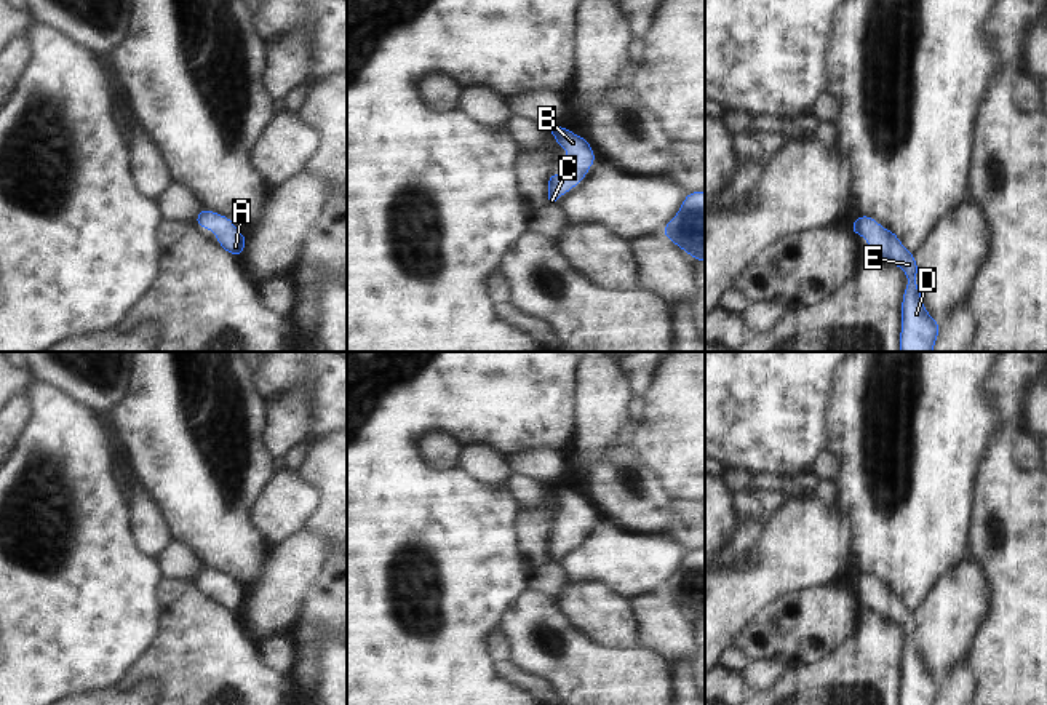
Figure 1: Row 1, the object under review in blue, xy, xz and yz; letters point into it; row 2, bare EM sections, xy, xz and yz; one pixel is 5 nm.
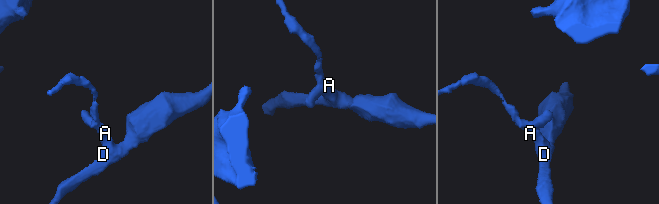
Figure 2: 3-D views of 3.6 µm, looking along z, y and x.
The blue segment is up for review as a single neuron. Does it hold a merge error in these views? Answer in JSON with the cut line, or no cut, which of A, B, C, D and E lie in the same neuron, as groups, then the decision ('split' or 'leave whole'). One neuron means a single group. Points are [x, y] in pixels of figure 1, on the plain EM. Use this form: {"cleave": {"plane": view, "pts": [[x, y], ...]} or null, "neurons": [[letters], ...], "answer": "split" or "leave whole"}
{"cleave": null, "neurons": [["A", "B", "C", "D", "E"]], "answer": "leave whole"}

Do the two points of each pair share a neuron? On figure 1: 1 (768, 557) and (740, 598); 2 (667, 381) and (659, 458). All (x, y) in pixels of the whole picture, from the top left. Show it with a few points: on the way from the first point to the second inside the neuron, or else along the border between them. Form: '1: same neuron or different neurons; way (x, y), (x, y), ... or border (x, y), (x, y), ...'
1: same neuron; way (768, 566), (768, 571), (750, 589)
2: same neuron; way (667, 400), (667, 438)

